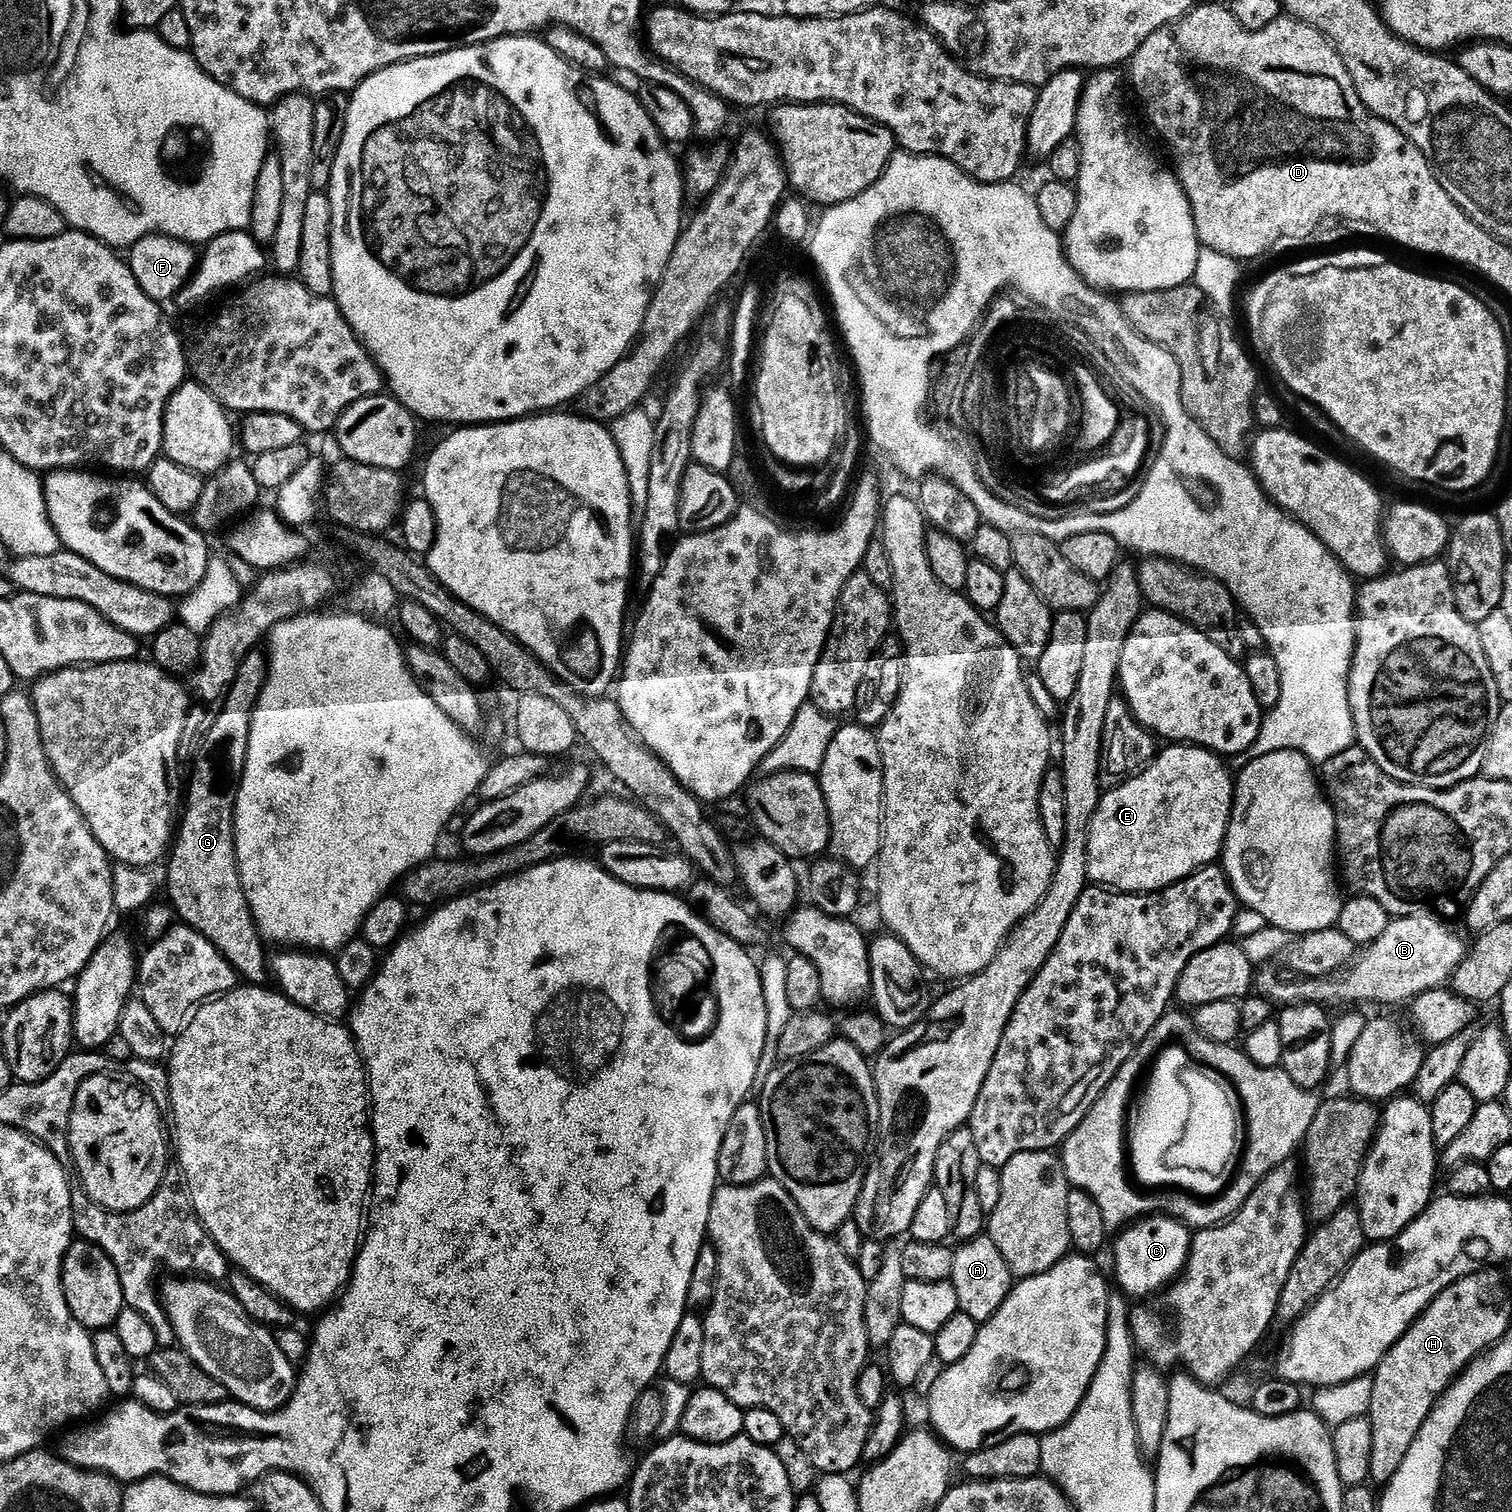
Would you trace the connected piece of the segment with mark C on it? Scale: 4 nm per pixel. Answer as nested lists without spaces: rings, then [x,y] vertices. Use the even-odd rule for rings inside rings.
[[[1152,1214],[1127,1225],[1117,1236],[1120,1236],[1116,1240],[1119,1291],[1132,1298],[1148,1298],[1151,1292],[1167,1289],[1183,1273],[1188,1251],[1192,1248],[1193,1233],[1170,1216]]]

